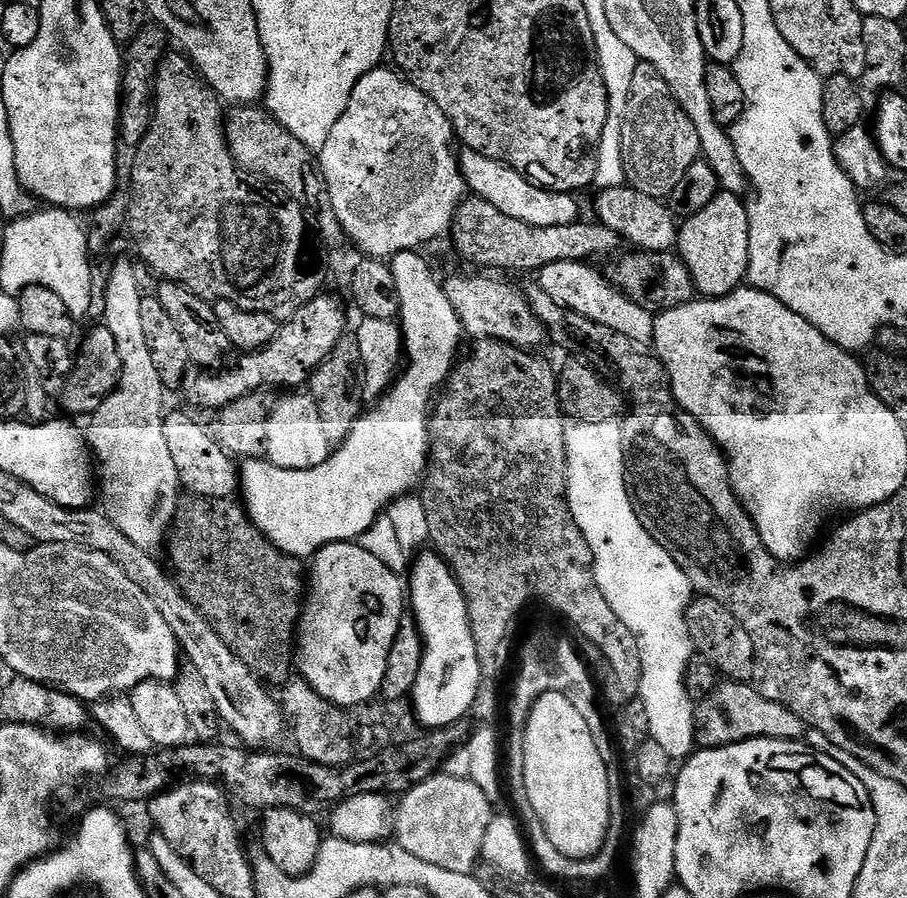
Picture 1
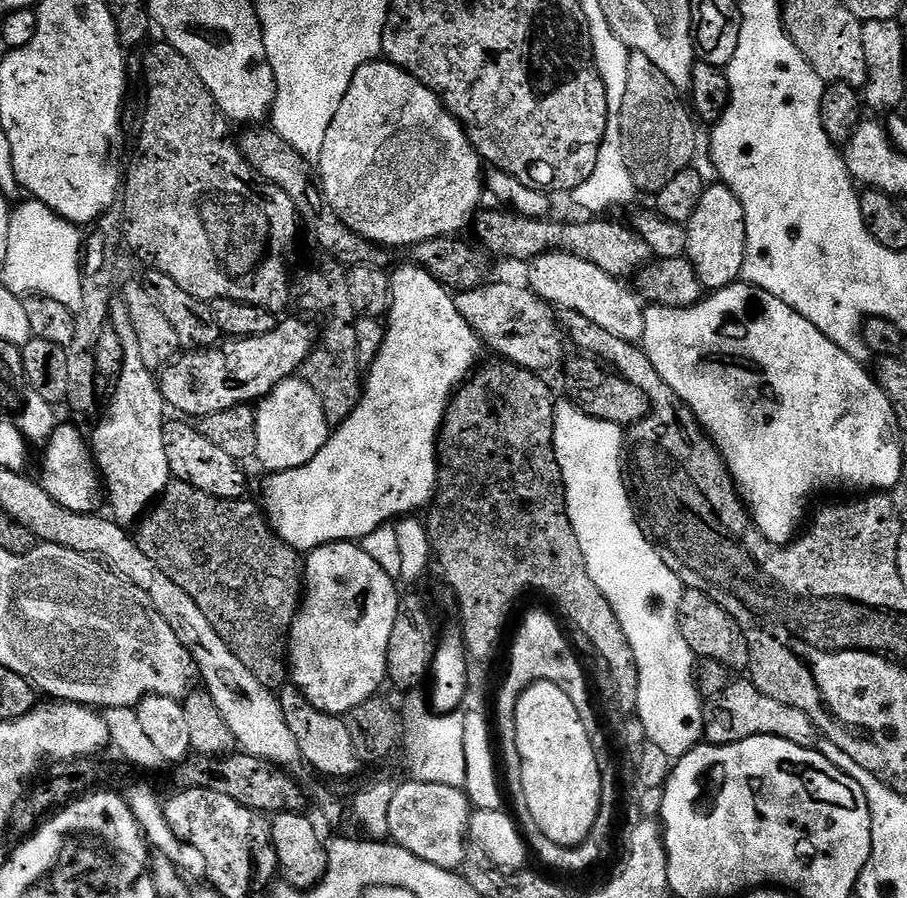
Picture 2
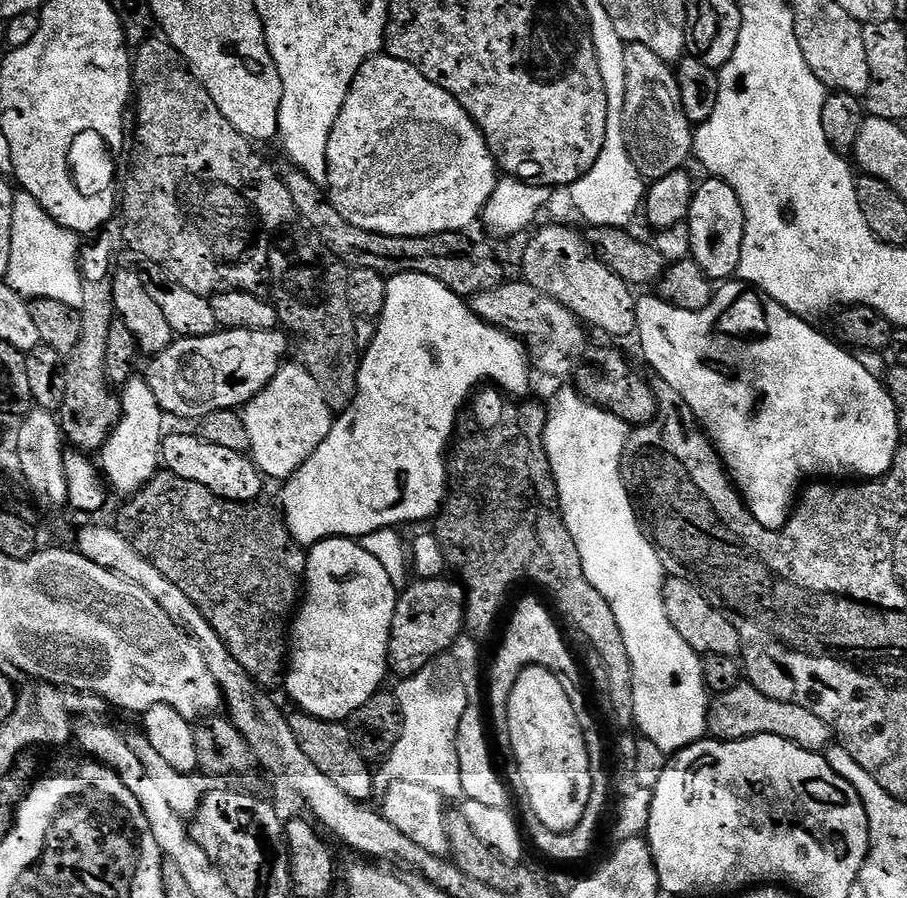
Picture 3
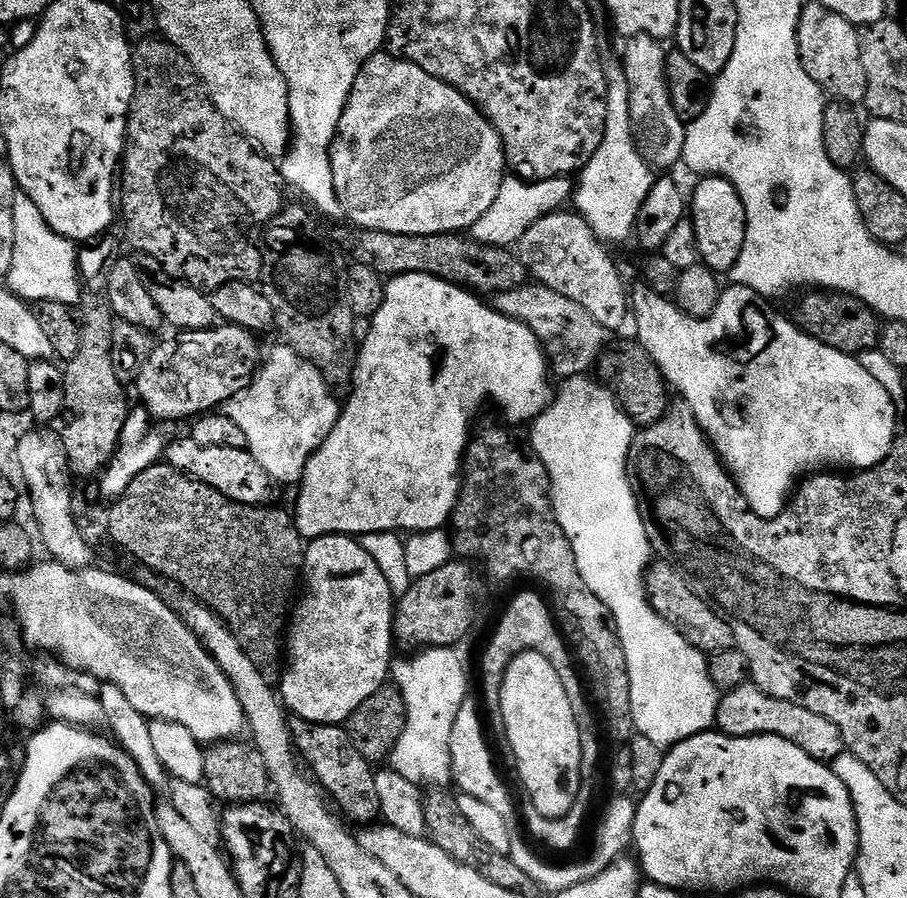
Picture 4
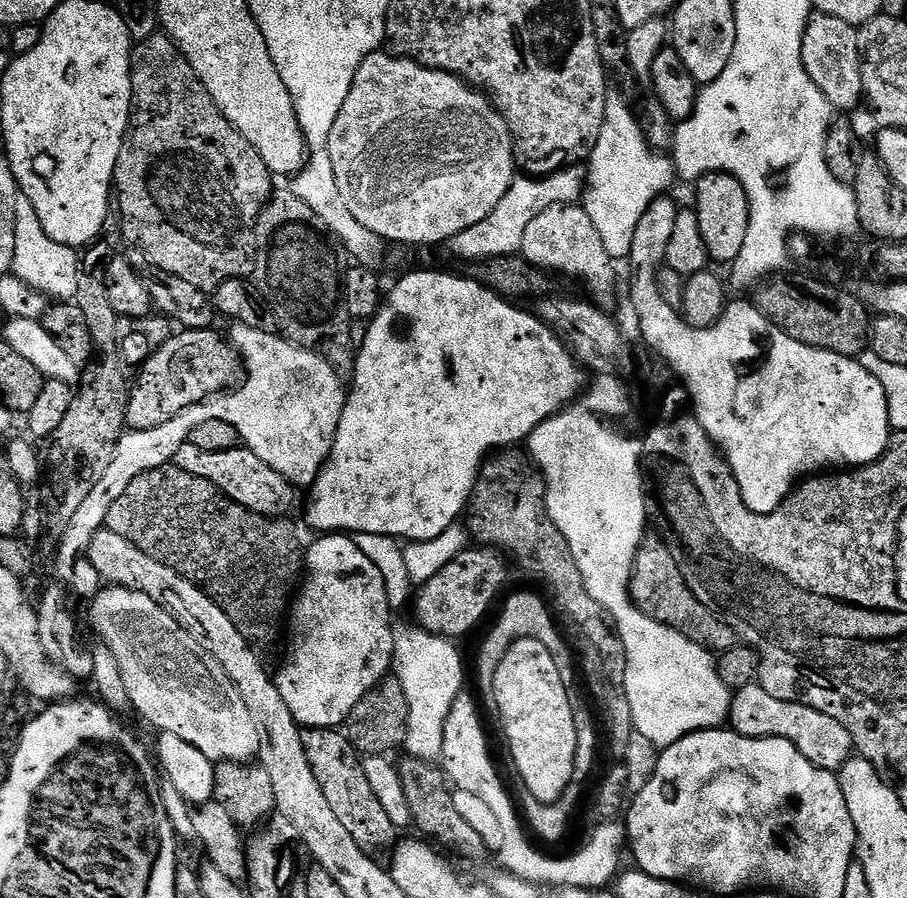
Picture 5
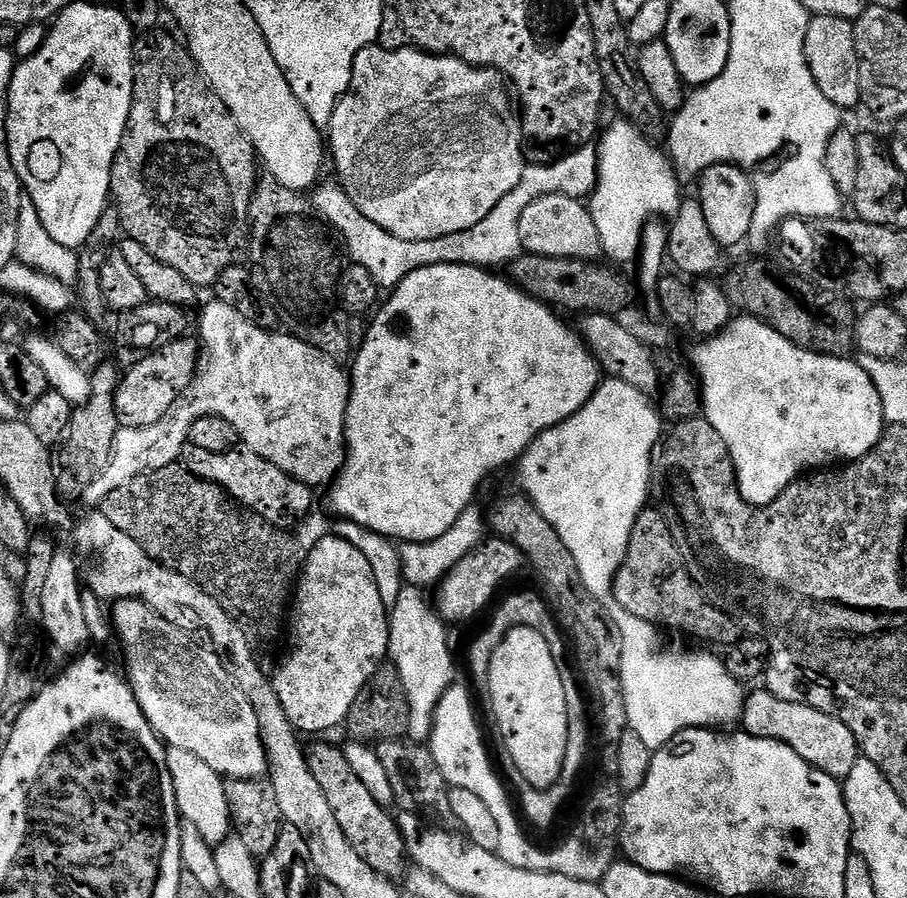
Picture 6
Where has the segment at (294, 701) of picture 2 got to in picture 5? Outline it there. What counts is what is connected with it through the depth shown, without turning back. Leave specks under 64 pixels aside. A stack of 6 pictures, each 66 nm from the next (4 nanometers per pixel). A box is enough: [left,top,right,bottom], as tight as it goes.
[302,728,398,853]

